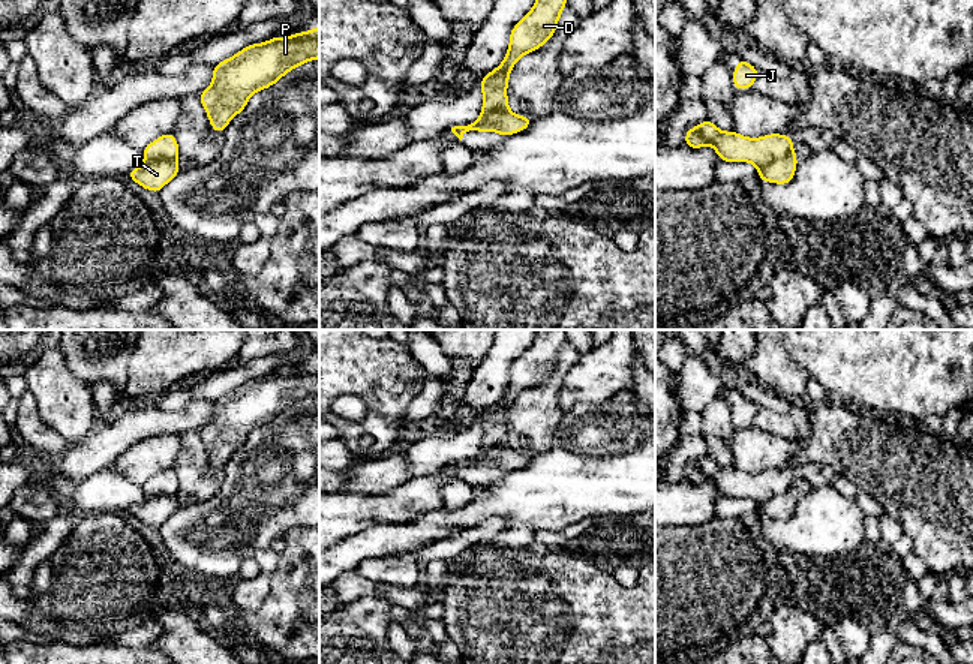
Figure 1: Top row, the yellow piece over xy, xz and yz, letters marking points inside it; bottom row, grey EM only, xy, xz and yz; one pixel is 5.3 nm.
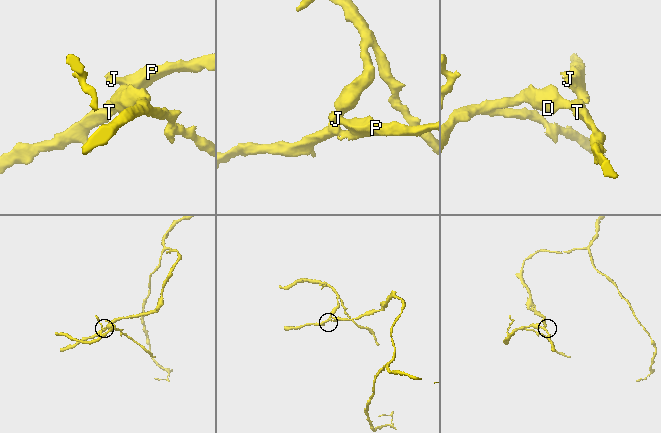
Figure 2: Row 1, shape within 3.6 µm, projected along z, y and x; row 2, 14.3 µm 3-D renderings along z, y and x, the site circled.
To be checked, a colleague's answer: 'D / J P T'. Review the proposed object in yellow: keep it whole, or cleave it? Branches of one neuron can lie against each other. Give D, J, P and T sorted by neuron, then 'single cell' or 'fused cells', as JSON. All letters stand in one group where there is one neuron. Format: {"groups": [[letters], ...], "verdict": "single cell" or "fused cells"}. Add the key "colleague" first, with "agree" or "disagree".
{"colleague": "agree", "groups": [["D"], ["J", "P", "T"]], "verdict": "fused cells"}

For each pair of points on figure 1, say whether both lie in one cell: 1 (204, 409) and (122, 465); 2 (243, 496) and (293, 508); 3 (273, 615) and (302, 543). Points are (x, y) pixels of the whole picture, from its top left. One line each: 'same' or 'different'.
1: different
2: same
3: same

